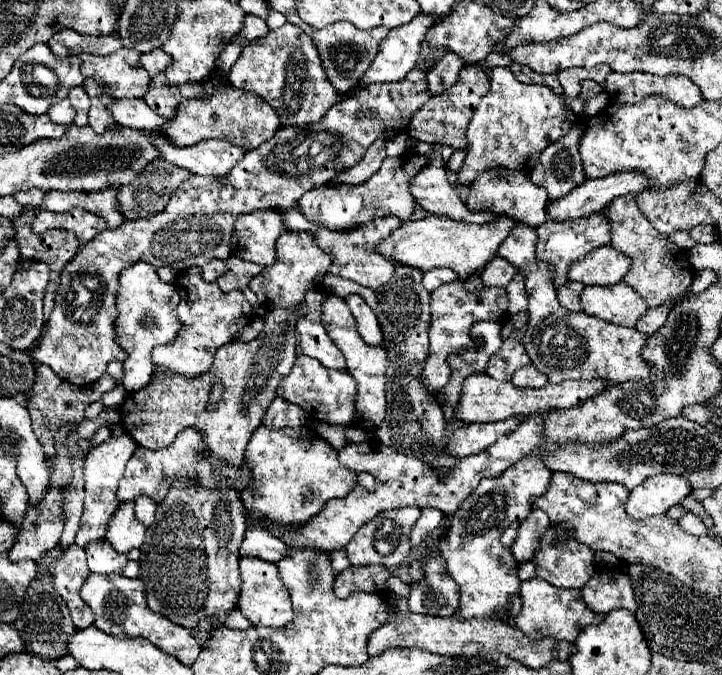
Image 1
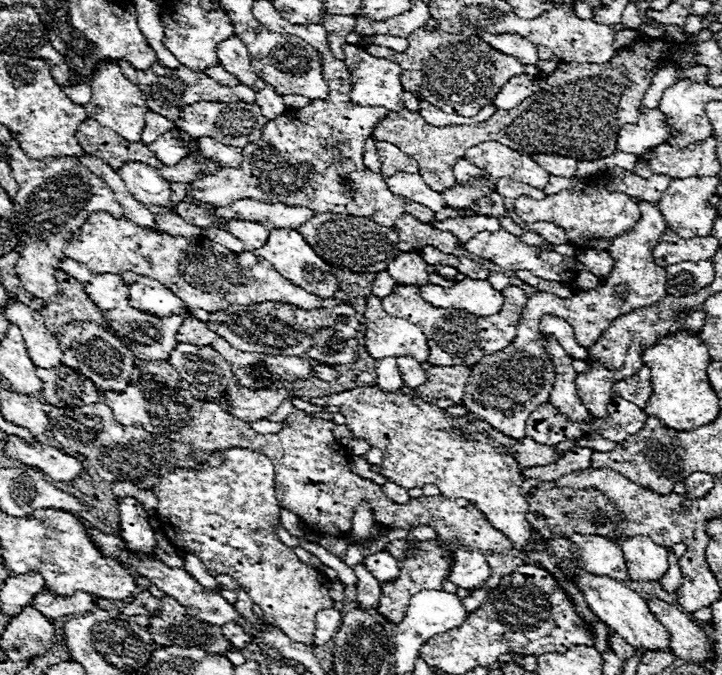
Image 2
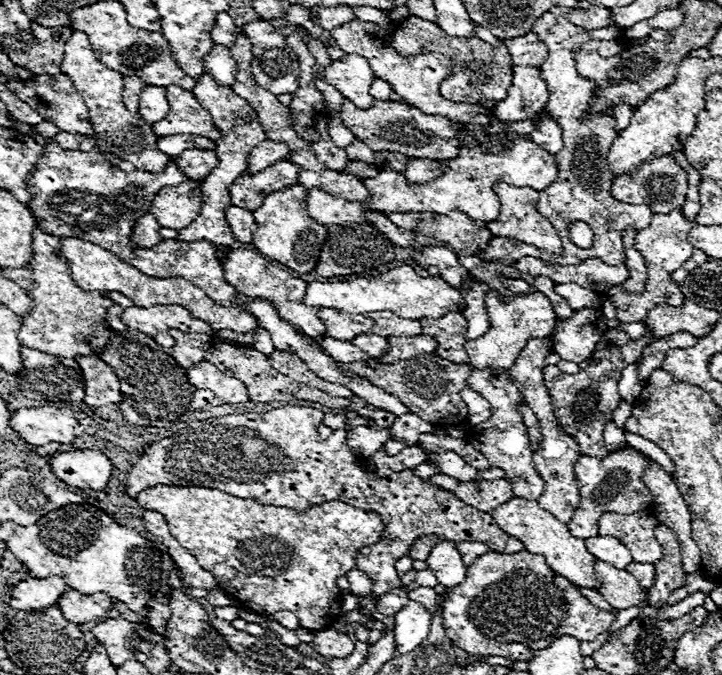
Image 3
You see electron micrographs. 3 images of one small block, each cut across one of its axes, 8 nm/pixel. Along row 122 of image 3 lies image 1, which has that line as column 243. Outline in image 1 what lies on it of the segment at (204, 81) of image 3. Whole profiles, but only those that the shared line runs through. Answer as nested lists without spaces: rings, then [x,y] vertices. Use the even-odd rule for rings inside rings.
[[[266,208],[238,216],[232,234],[232,254],[246,262],[268,266],[276,260],[276,240],[284,234],[282,214]]]

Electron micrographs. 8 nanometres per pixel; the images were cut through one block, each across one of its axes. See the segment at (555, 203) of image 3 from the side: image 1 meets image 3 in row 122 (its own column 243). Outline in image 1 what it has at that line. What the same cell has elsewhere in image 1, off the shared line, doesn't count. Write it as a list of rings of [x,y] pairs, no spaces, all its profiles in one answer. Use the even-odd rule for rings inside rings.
[[[240,558],[240,596],[238,596],[238,610],[252,622],[252,626],[270,626],[282,628],[292,620],[292,604],[290,594],[280,580],[280,572],[276,564],[256,558]]]

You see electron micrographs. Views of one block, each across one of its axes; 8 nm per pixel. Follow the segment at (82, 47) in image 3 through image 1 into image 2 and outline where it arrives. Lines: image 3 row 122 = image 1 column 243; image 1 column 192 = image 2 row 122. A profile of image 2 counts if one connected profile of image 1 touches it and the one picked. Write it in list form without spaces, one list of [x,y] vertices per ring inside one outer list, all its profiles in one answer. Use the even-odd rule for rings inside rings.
[[[110,60],[108,64],[98,66],[98,72],[92,78],[90,88],[92,88],[92,98],[84,106],[88,118],[100,122],[106,128],[112,128],[116,134],[120,134],[128,142],[140,142],[140,134],[144,128],[144,114],[148,112],[148,108],[144,106],[146,98],[144,98],[144,92],[136,84],[124,78],[116,60]]]

